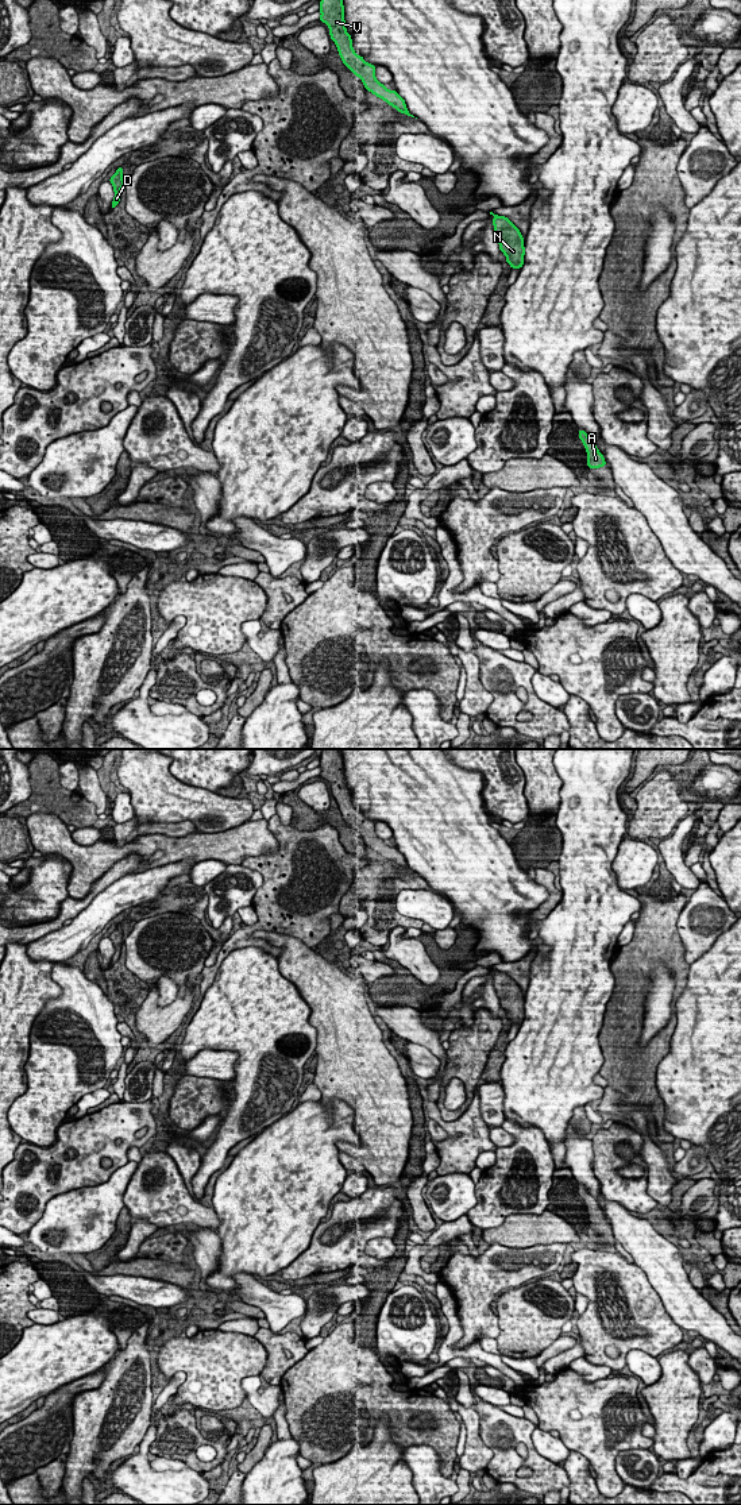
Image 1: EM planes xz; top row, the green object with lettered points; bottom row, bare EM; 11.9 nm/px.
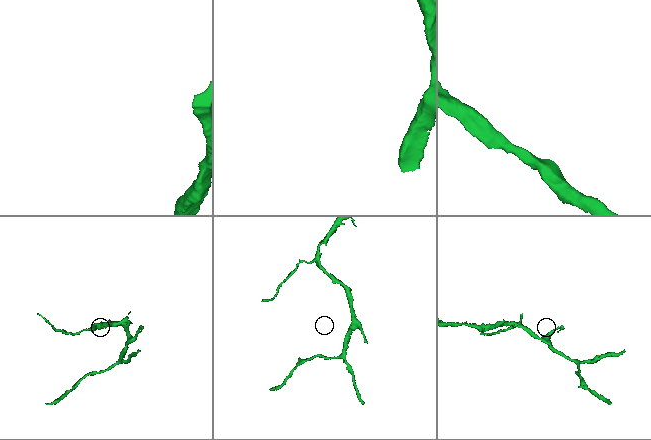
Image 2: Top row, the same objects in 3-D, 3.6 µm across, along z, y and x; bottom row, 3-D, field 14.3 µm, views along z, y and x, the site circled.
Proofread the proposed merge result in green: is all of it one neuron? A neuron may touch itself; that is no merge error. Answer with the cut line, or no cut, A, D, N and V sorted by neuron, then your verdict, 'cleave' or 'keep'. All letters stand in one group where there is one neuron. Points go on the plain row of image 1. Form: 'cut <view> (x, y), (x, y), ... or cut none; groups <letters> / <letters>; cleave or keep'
cut none; groups A D N V; keep

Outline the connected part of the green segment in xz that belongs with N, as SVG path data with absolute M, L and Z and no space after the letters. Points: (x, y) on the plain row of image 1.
M494 972L493 981L501 1008L505 1010L506 1018L512 1024L521 1024L524 1020L524 993L520 985L505 972Z

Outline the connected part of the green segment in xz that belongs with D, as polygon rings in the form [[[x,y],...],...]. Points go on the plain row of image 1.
[[[123,922],[117,923],[116,929],[109,934],[109,938],[112,939],[115,948],[111,965],[113,965],[120,957],[121,945],[124,942],[124,935],[121,929],[123,929]]]

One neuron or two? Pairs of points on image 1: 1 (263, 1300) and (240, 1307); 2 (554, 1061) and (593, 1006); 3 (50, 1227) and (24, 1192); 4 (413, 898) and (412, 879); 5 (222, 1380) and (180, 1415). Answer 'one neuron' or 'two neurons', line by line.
1: two neurons
2: one neuron
3: two neurons
4: two neurons
5: two neurons

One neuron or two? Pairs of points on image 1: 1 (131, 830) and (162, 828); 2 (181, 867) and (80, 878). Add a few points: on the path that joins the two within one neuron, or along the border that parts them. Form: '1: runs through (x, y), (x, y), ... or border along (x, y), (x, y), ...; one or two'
1: runs through (139, 829), (154, 828); one
2: border along (174, 863), (146, 868), (134, 873); two

